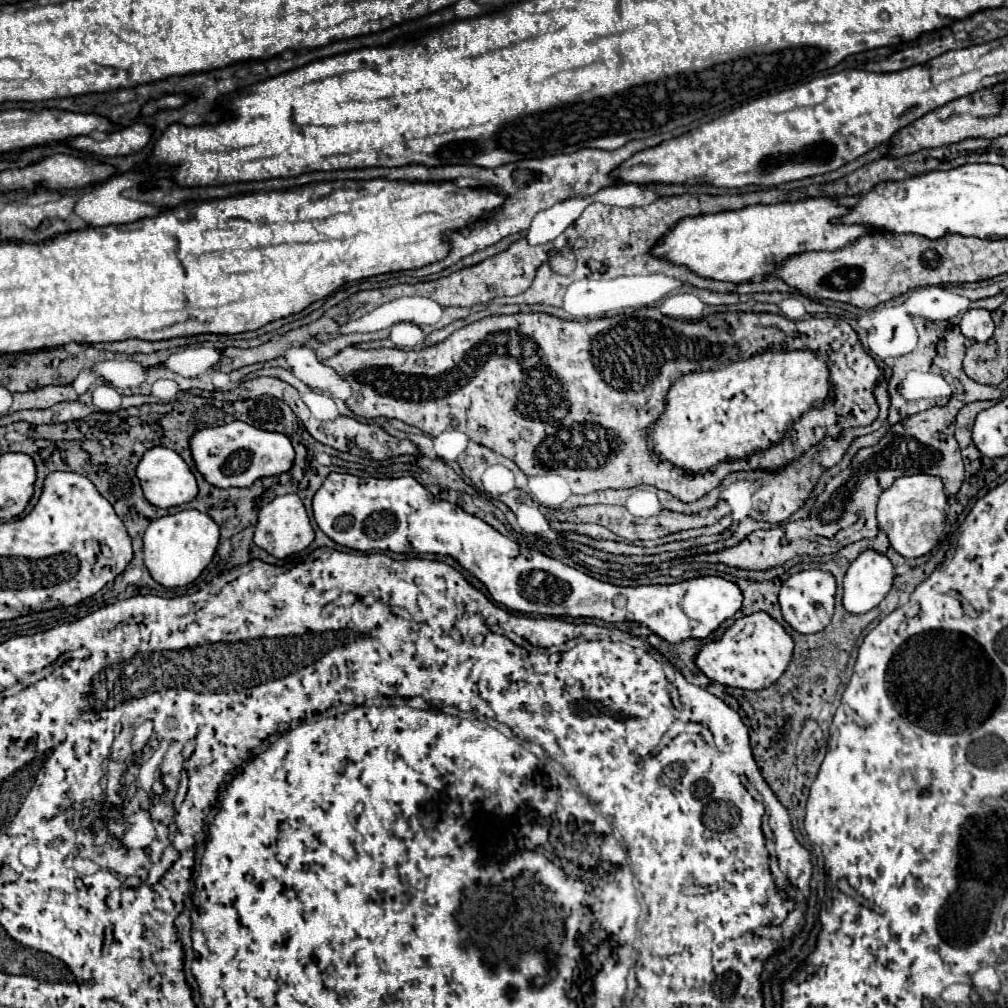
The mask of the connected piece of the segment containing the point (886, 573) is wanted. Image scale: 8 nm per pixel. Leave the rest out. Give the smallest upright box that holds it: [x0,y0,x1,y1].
[842,552,894,614]

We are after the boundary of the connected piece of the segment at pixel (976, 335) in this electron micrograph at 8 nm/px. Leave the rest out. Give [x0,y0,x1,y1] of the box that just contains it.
[960,310,994,342]

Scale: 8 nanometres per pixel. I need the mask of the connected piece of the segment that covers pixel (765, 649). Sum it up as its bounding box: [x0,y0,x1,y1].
[696,612,794,692]

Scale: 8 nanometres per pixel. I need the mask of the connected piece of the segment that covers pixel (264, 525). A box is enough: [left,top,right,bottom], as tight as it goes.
[254,494,314,558]

